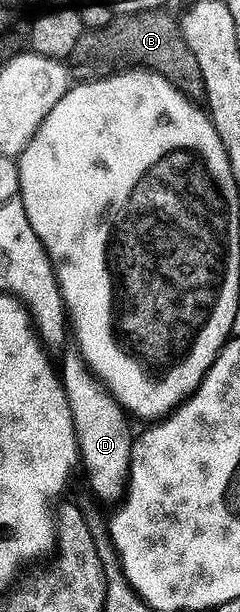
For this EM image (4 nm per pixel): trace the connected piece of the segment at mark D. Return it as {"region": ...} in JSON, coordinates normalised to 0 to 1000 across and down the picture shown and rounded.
{"region":[[[296,570],[263,574],[267,595],[246,596],[242,609],[300,668],[342,768],[367,773],[363,799],[421,822],[483,824],[513,815],[533,797],[533,766],[558,721],[554,704],[533,704],[542,683],[517,665],[483,662],[483,650],[454,641],[450,632],[350,593],[329,570]]]}

